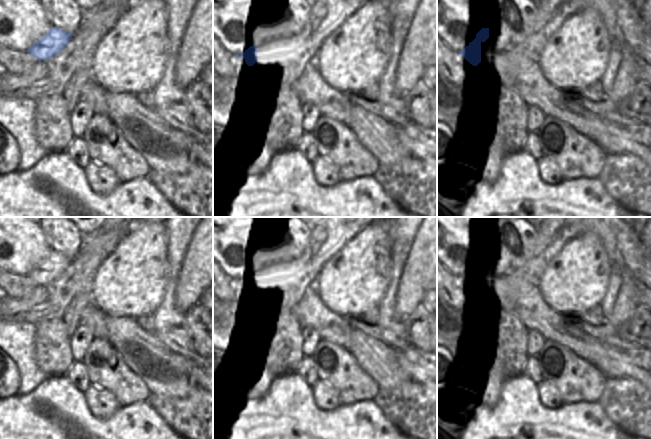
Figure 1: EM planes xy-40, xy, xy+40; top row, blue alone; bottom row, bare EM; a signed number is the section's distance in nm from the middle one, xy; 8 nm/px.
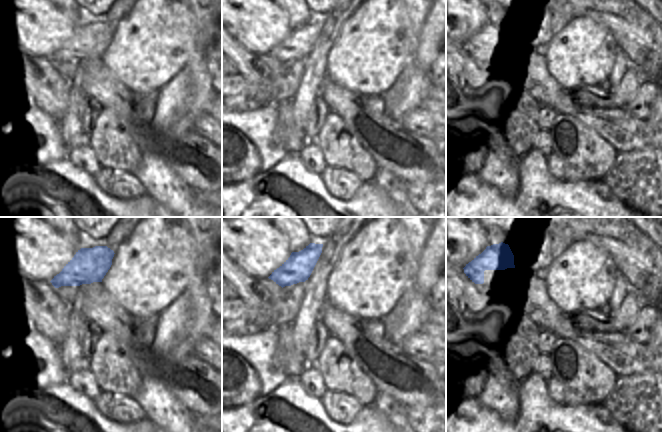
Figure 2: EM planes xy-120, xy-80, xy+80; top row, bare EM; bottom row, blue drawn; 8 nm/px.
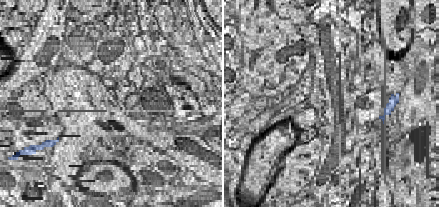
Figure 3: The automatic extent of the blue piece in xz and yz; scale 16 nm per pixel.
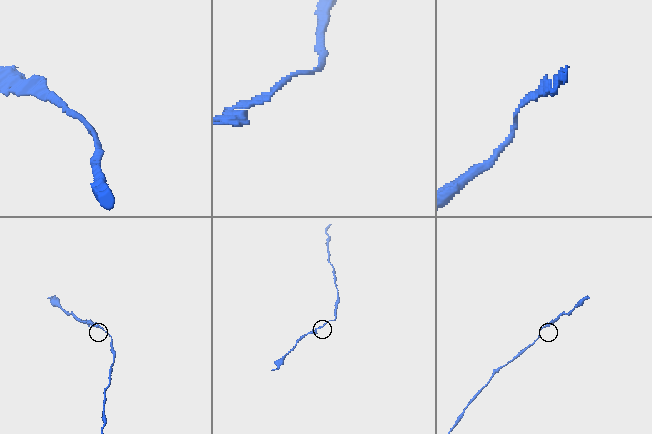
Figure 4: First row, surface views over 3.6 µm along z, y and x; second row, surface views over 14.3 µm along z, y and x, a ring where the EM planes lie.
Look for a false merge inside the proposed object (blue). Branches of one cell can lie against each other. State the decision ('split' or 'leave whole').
leave whole

